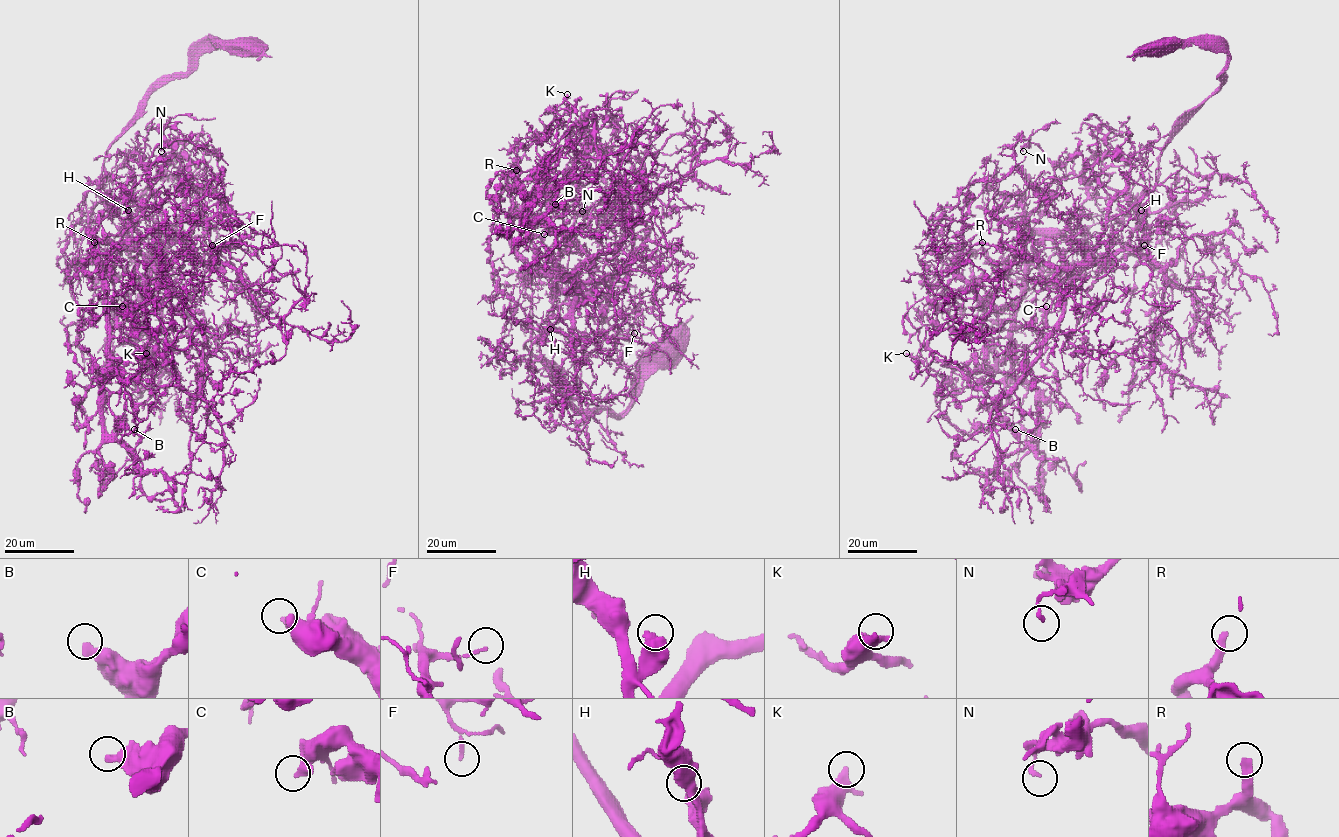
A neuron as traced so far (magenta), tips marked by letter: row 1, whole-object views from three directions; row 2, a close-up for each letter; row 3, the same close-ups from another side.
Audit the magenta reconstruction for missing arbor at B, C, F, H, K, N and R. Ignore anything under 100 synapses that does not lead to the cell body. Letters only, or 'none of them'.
R

